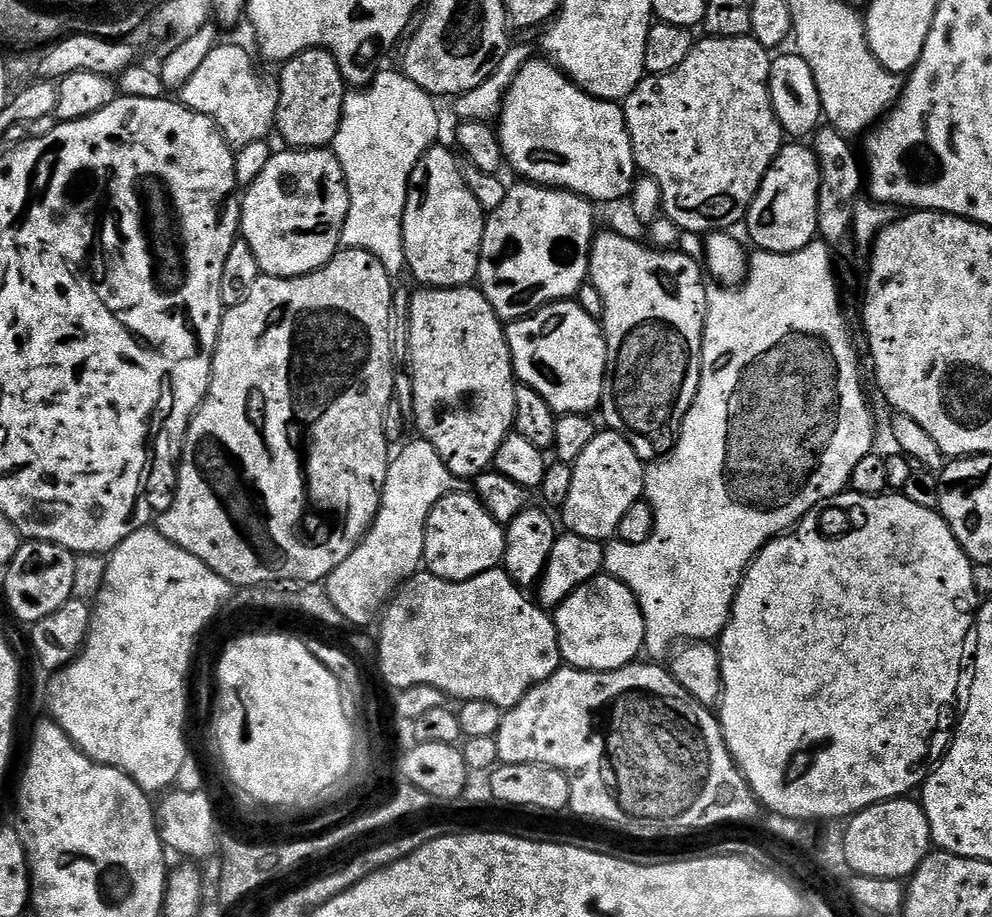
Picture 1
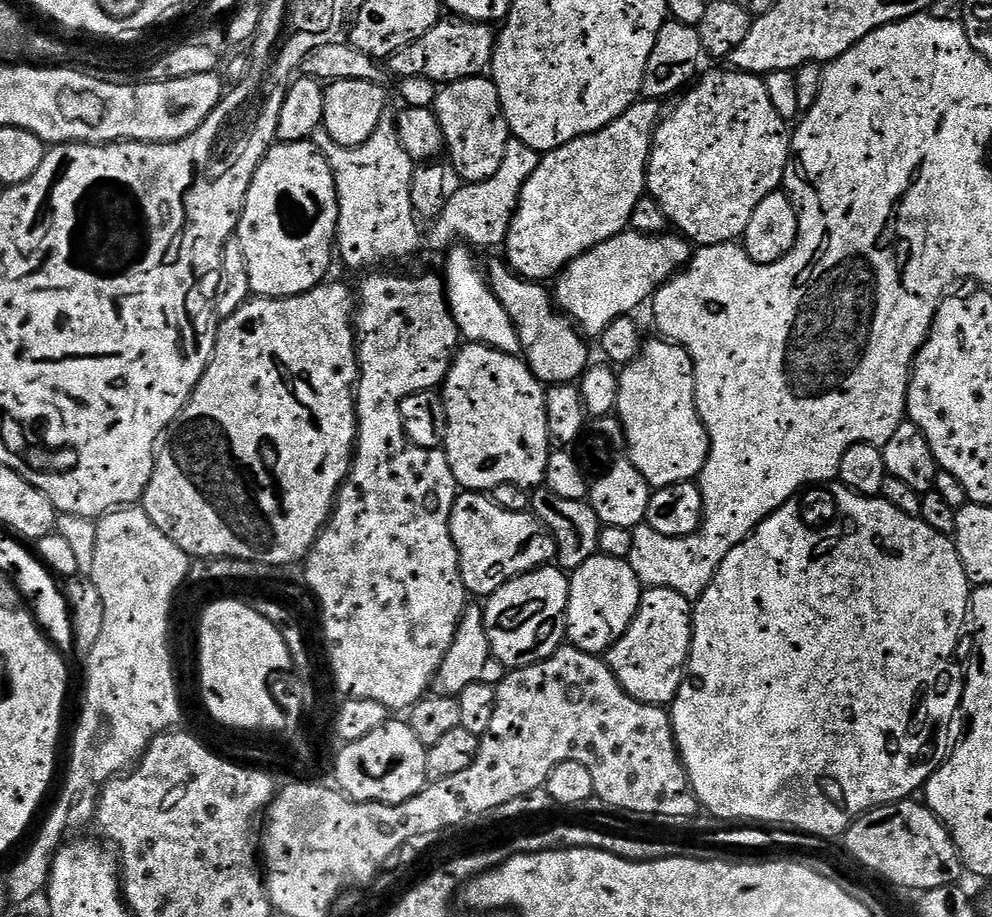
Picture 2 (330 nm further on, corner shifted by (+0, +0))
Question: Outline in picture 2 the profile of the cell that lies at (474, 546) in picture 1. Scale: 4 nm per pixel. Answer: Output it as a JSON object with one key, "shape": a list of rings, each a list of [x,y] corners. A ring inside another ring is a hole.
{"shape":[[[461,491],[450,514],[450,538],[458,550],[465,593],[493,596],[503,584],[556,560],[556,543],[546,526],[531,511],[511,512],[478,492]]]}

